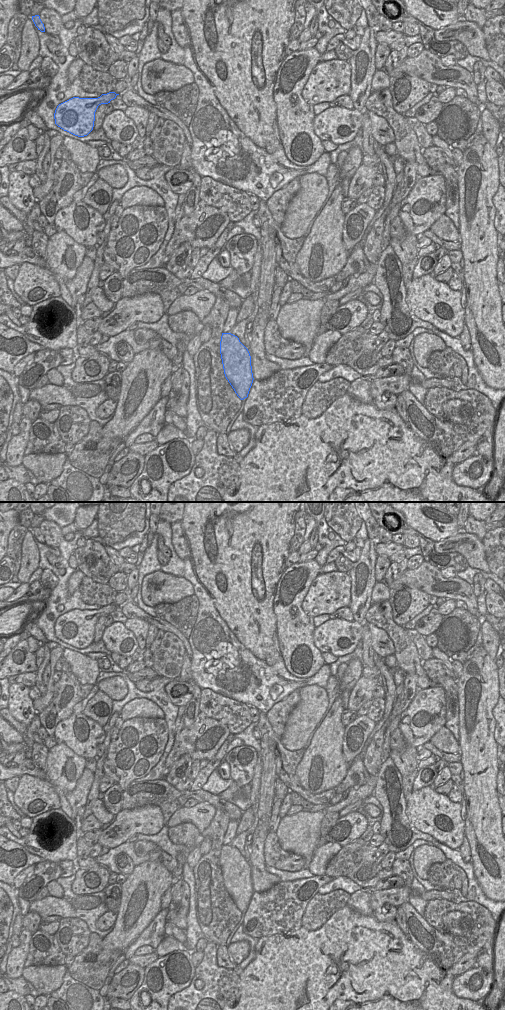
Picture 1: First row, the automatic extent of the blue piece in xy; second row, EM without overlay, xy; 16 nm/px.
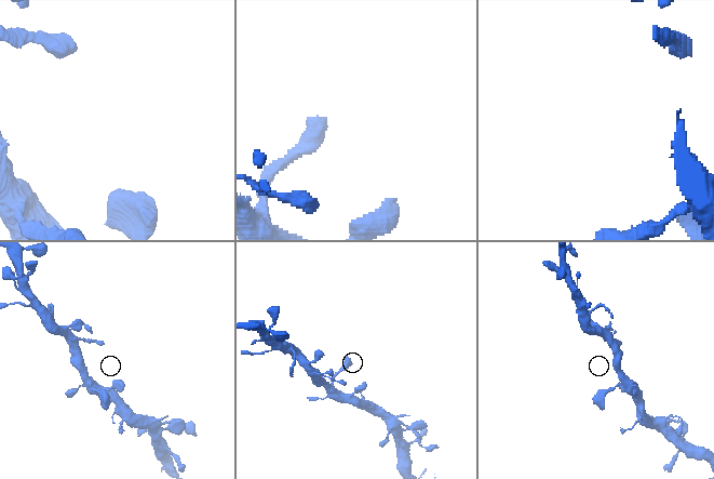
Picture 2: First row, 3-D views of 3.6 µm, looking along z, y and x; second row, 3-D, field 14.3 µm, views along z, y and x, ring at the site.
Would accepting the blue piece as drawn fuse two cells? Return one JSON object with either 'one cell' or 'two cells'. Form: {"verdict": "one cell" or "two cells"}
{"verdict": "one cell"}

